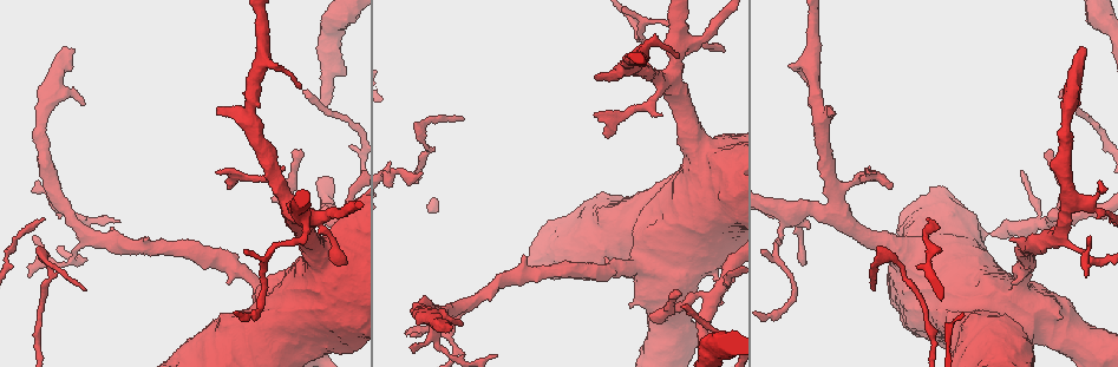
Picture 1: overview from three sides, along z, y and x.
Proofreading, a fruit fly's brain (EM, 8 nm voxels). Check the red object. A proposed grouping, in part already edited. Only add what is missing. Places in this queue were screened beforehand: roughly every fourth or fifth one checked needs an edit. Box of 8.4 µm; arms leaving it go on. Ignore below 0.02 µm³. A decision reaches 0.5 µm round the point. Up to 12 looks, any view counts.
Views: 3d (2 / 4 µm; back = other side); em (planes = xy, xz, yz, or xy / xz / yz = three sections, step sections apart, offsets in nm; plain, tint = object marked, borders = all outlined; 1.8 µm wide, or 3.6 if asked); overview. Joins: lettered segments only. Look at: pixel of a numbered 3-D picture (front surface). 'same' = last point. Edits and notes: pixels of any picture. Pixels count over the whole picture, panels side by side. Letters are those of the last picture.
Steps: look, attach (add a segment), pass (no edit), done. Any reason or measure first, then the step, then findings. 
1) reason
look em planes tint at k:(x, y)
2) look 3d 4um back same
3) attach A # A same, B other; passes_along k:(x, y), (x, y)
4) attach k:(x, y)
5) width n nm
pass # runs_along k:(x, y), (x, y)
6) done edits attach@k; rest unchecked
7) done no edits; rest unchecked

thick end
look 3d 2um at 1:(450, 324)

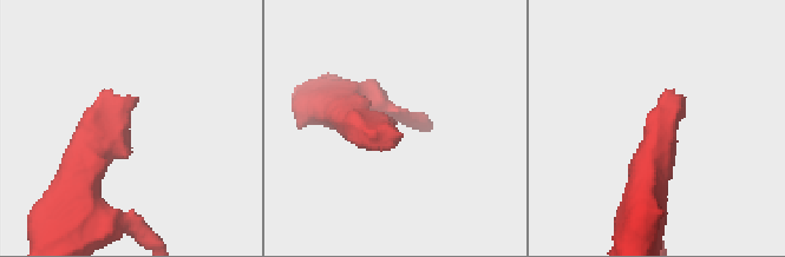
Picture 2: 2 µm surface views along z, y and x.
look em yz step 4 tint at 2:(669, 97)

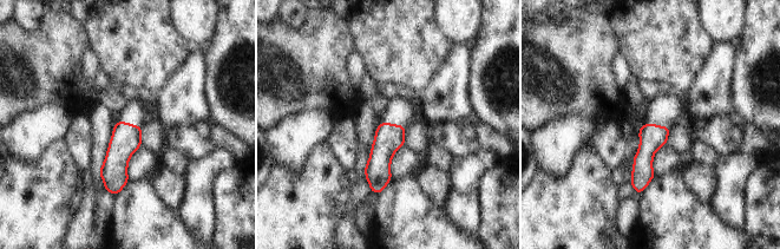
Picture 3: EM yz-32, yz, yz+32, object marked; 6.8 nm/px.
another direction
look em planes borders same

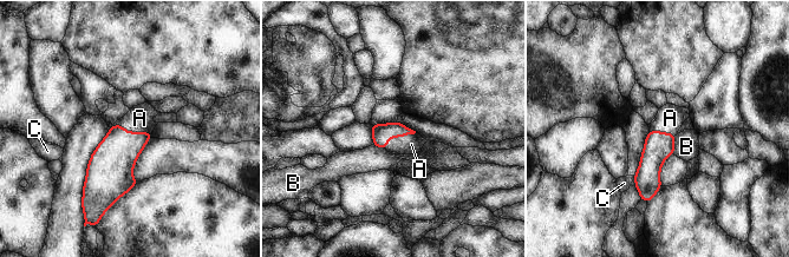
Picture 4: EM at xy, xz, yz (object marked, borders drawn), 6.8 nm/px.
attach A # A same, B other, C other; passes_along 4:(112, 162), (132, 132), (139, 118); it goes on there

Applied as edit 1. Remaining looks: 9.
look em xy step 8 borders at 1:(831, 111)

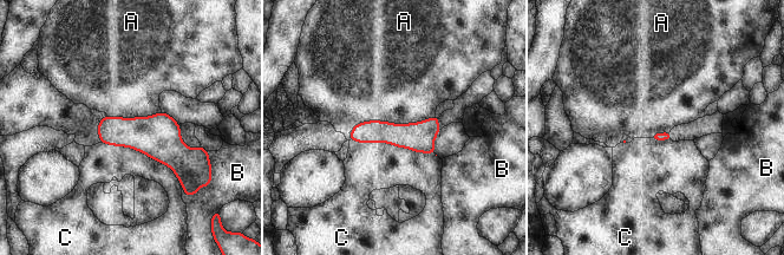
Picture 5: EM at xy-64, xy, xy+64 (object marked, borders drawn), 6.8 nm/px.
cut it another way
look em planes borders same

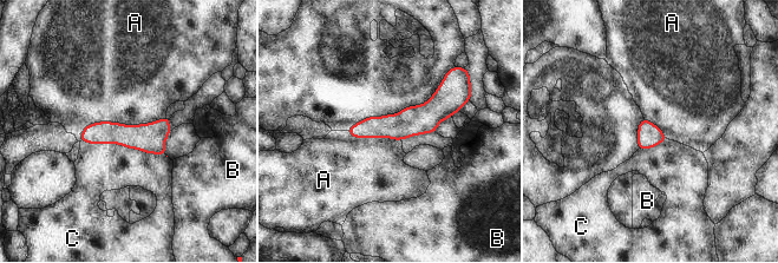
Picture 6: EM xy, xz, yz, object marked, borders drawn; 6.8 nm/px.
pass # A other, B other, C other; runs_along 6:(456, 106), (399, 126), (352, 131); none of them fits

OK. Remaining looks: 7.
look 3d 4um at 1:(1048, 150)

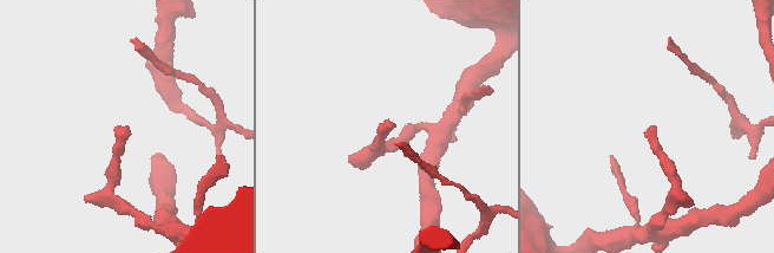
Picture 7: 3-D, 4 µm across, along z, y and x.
shape alone is not enough
look em yz step 4 borders at 7:(119, 128)

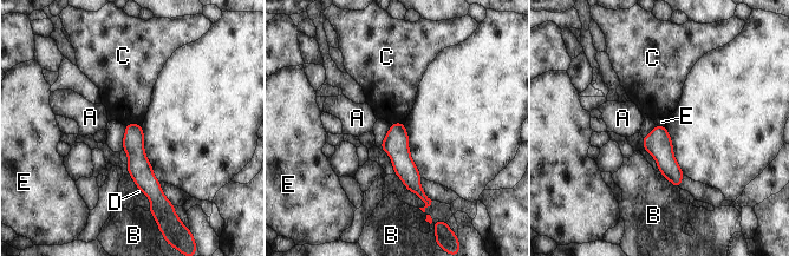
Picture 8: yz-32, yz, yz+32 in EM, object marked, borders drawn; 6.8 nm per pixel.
look em planes borders same

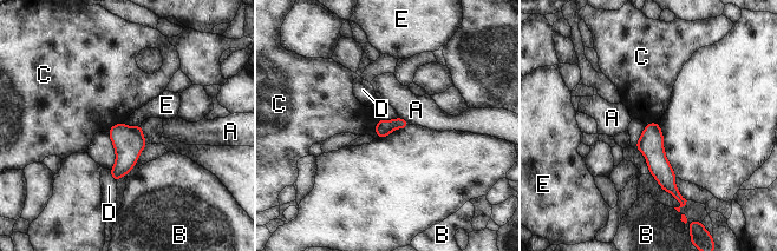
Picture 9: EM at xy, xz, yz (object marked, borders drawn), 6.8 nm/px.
width 110 nm
pass # A other, B other, C other, D other, E other; border 9:(123, 123), (134, 127), (141, 124); none of them fits

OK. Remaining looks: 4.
branch stops here
look em planes plain at 1:(416, 334)

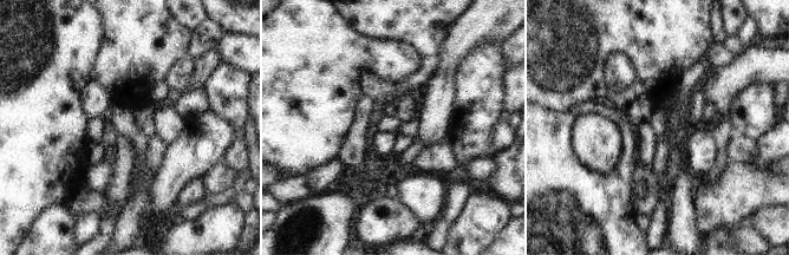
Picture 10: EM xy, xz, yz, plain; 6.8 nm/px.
look em planes borders same

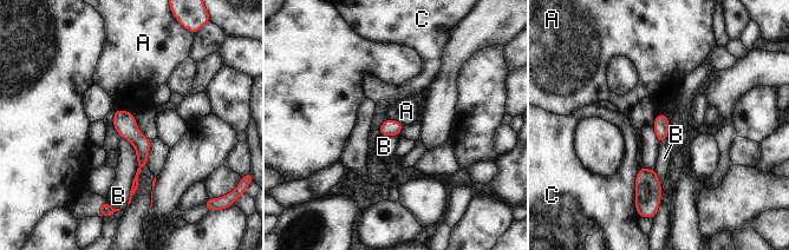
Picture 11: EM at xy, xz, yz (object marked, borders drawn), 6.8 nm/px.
pass # A other, B other, C other; border 11:(663, 111), (653, 123), (659, 143); no lettered segment goes on from it

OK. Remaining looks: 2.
done edits attach@4; rest unchecked

